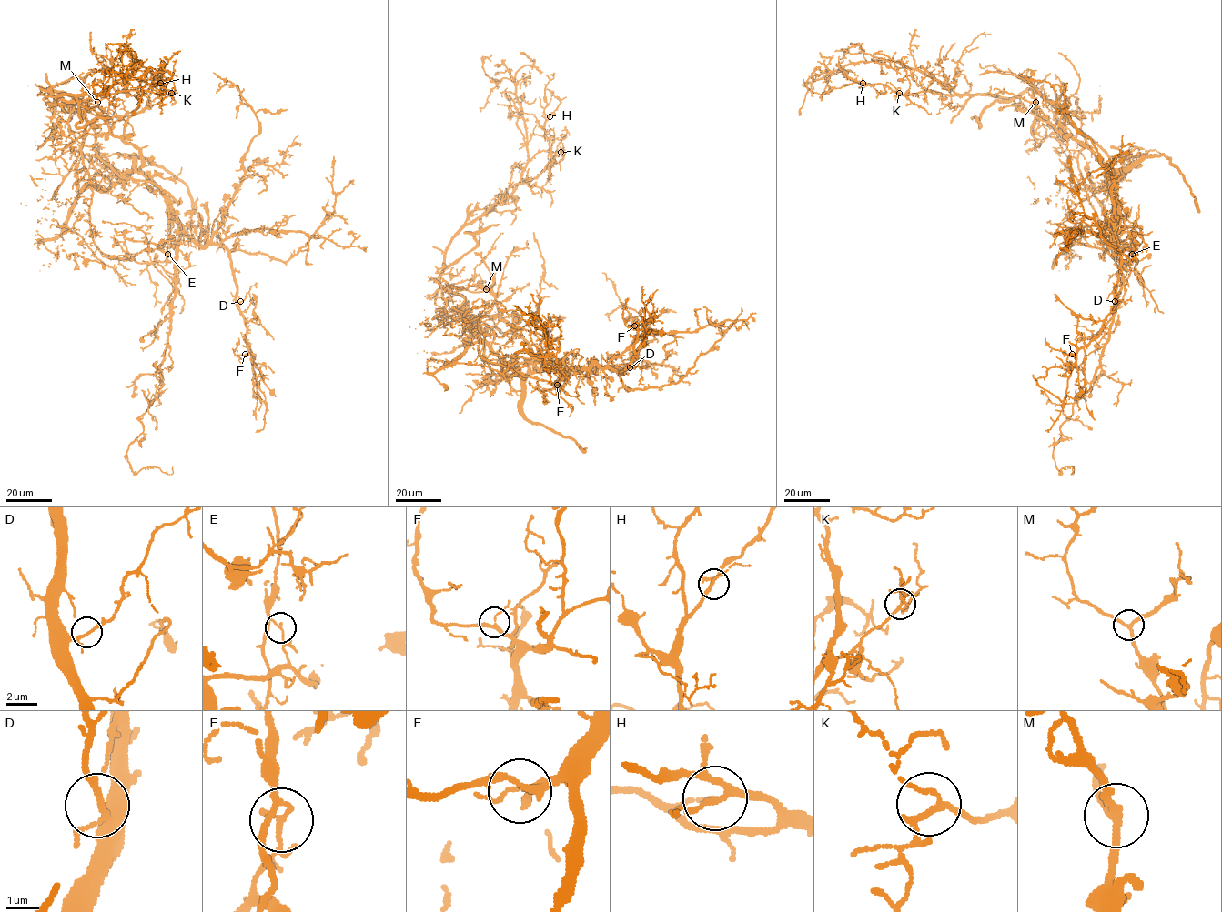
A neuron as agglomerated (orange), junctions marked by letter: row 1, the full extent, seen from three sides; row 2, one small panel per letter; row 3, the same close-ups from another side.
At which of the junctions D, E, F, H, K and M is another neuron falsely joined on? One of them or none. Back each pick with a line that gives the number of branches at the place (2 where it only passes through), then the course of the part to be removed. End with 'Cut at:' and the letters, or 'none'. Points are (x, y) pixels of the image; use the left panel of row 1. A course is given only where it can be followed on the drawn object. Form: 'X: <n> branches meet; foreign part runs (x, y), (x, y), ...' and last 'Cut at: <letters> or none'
E: 3 branches meet; foreign part runs (168, 254), (98, 249), (86, 118), (51, 90), (98, 95), (137, 60), (131, 115)
Cut at: E

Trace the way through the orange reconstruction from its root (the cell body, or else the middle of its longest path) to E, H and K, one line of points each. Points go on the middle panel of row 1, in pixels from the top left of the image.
E: (490, 363), (550, 363), (553, 367), (568, 369), (557, 385)
H: (490, 363), (465, 299), (440, 283), (445, 250), (510, 186), (544, 169), (550, 116)
K: (490, 363), (484, 356), (484, 331), (465, 299), (440, 283), (446, 248), (510, 186), (534, 178), (560, 152)

